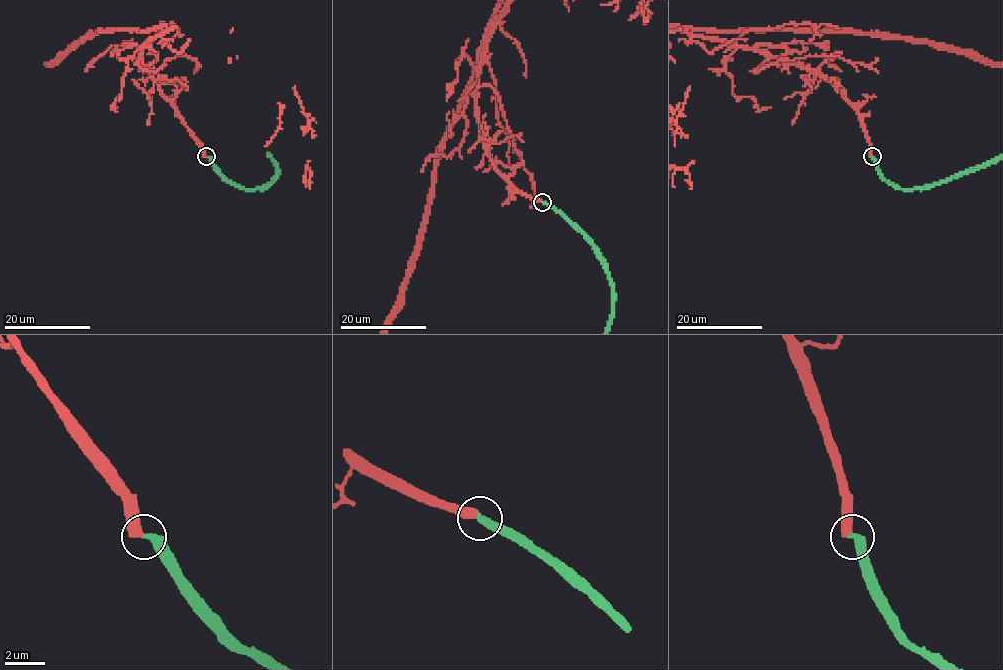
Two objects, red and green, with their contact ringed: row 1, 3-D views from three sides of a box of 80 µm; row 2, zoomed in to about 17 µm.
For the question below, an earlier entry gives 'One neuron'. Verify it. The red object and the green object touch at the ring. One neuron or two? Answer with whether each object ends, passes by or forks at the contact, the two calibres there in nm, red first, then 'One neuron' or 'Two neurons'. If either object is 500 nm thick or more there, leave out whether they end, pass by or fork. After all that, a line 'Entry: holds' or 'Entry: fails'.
Thickness 550 nm (red) against 400 nm. One neuron
Entry: holds

